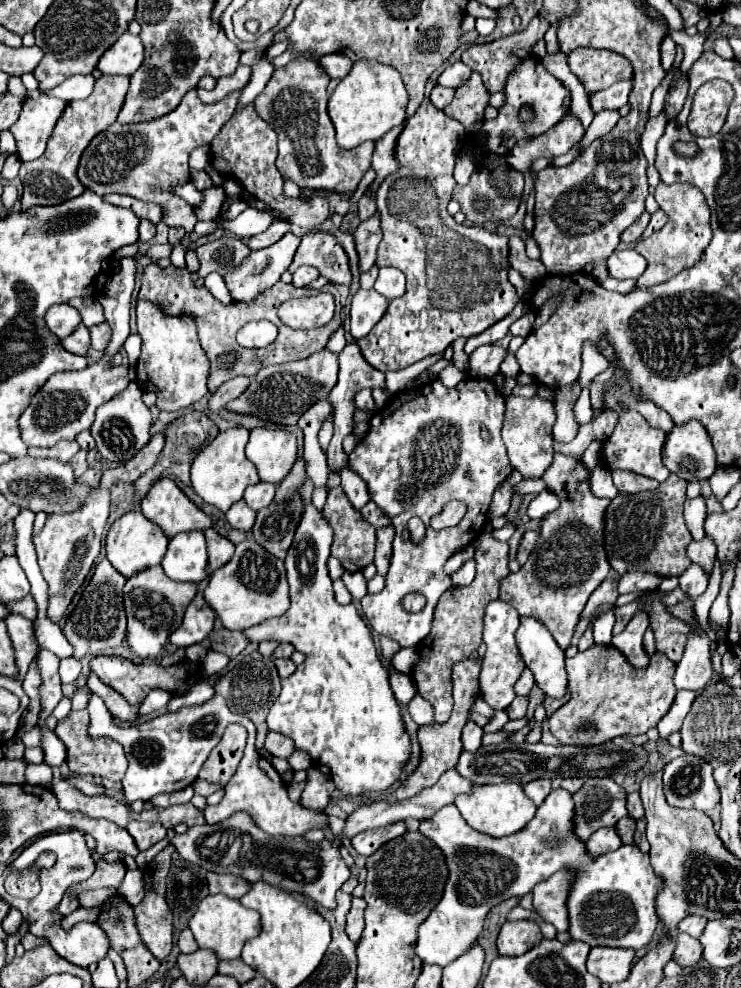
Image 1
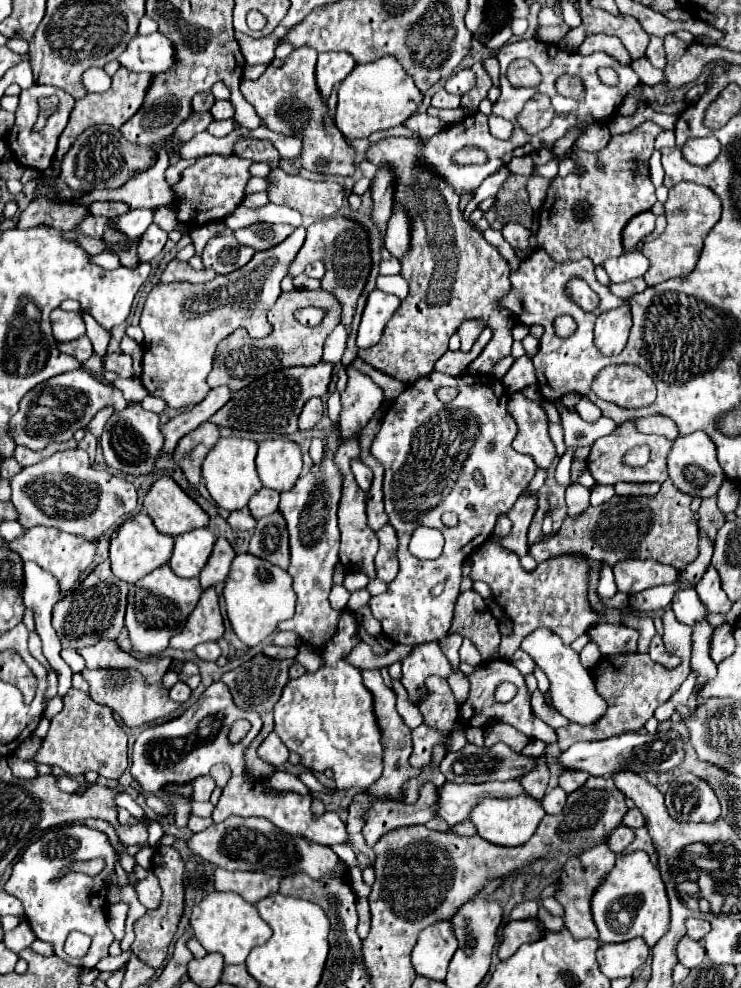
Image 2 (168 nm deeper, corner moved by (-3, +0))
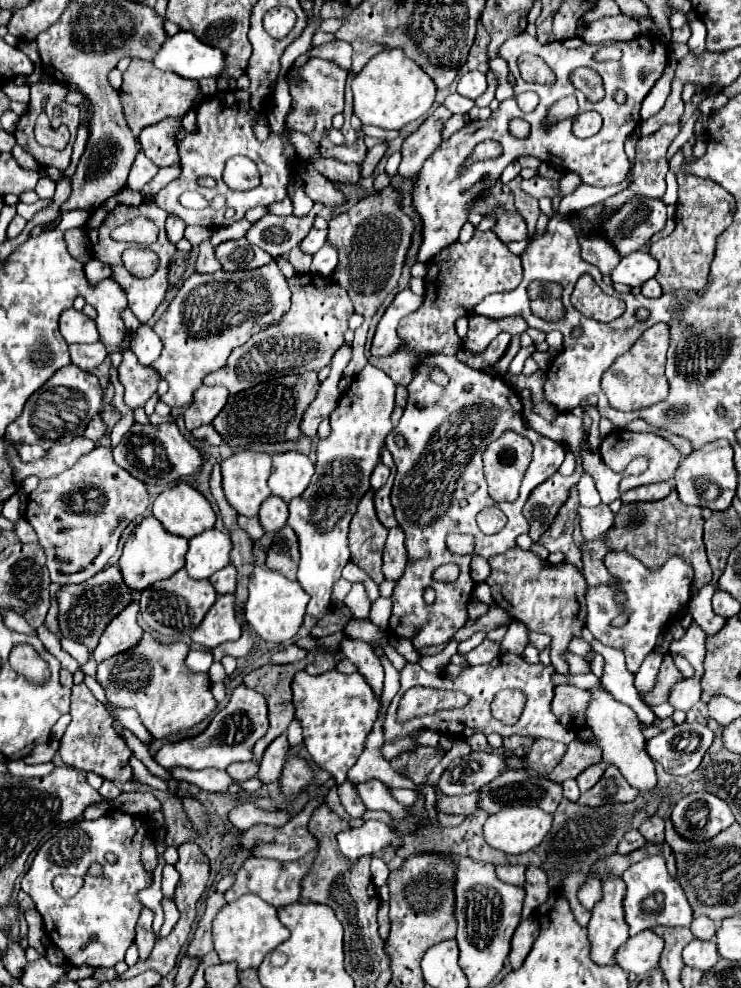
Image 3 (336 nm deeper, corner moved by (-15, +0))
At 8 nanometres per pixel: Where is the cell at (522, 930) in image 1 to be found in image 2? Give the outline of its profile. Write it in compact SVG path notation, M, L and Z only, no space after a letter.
M509 920L503 928L503 942L499 944L499 960L507 960L511 958L517 948L525 942L537 942L539 938L543 938L545 928L541 922L537 920Z

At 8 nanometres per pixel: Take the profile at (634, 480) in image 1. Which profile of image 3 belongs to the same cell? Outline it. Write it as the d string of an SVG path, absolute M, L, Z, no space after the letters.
M659 482L659 484L647 484L633 488L629 492L621 494L623 502L649 502L649 500L661 500L671 492L669 482Z

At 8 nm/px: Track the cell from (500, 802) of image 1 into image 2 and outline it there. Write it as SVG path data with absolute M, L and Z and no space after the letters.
M525 794L517 796L517 798L509 798L509 800L485 798L471 810L471 822L475 824L477 834L497 846L519 846L519 844L527 842L535 834L543 816L545 816L545 810L543 810L541 802L531 796L525 796Z

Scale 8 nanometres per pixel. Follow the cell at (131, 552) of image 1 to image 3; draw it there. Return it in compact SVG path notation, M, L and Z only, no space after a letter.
M147 516L127 538L123 554L119 558L119 568L121 568L121 574L123 574L123 580L127 582L127 586L131 586L135 590L143 590L143 588L155 584L157 580L173 576L179 568L183 568L185 554L187 554L187 540L183 536L169 534L157 518Z

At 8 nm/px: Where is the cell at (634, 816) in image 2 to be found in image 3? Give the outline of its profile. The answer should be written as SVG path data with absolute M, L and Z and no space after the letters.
M651 816L647 818L641 826L639 832L645 836L645 840L649 842L663 842L663 818L659 816Z

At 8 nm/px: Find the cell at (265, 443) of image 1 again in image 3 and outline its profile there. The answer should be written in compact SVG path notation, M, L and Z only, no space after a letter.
M295 450L273 454L269 488L275 496L285 498L285 502L303 494L303 490L309 486L311 476L313 462L309 460L309 456Z

